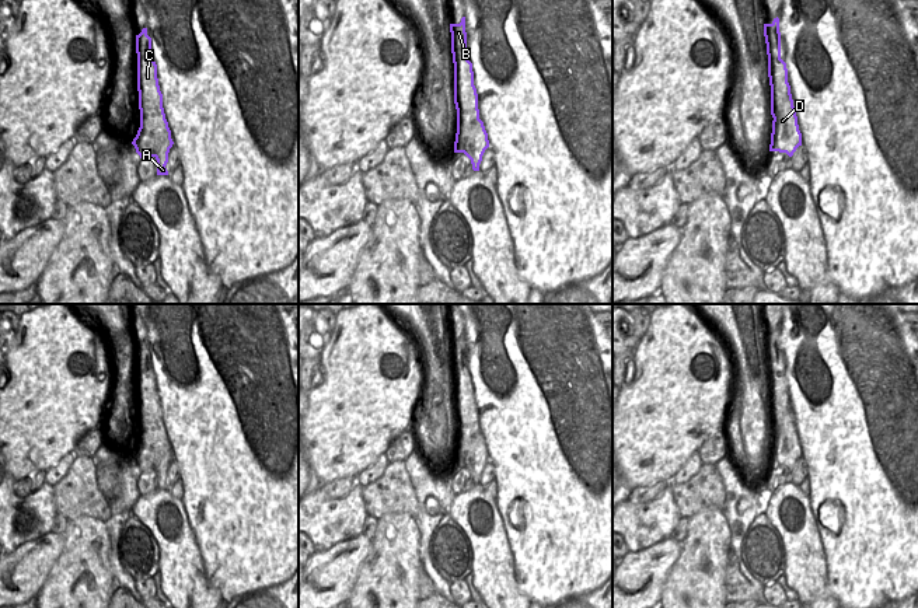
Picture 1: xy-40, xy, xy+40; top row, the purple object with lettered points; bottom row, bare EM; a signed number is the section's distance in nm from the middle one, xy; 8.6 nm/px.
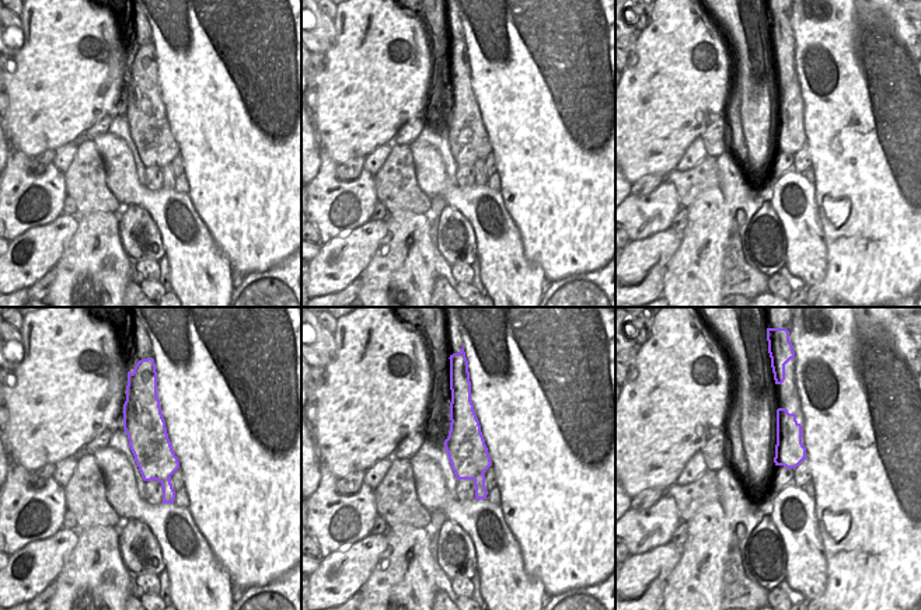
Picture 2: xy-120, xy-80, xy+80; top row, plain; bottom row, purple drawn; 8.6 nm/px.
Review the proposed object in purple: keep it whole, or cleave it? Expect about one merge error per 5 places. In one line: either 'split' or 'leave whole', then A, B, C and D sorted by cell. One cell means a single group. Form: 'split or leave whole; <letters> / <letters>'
split; A D / B C

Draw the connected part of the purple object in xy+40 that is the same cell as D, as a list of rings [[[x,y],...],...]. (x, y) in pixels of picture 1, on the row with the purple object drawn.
[[[793,99],[785,102],[781,109],[771,109],[771,115],[774,120],[769,151],[786,153],[792,157],[796,148],[802,146]]]

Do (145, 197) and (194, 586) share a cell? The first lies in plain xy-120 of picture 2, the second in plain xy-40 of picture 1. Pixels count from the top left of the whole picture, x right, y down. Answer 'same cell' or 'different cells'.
same cell

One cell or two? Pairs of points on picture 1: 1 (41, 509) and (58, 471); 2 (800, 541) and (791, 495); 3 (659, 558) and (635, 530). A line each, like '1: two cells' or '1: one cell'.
1: two cells
2: one cell
3: two cells

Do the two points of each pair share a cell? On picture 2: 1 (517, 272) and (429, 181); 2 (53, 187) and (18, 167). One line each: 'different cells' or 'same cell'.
1: same cell
2: same cell

